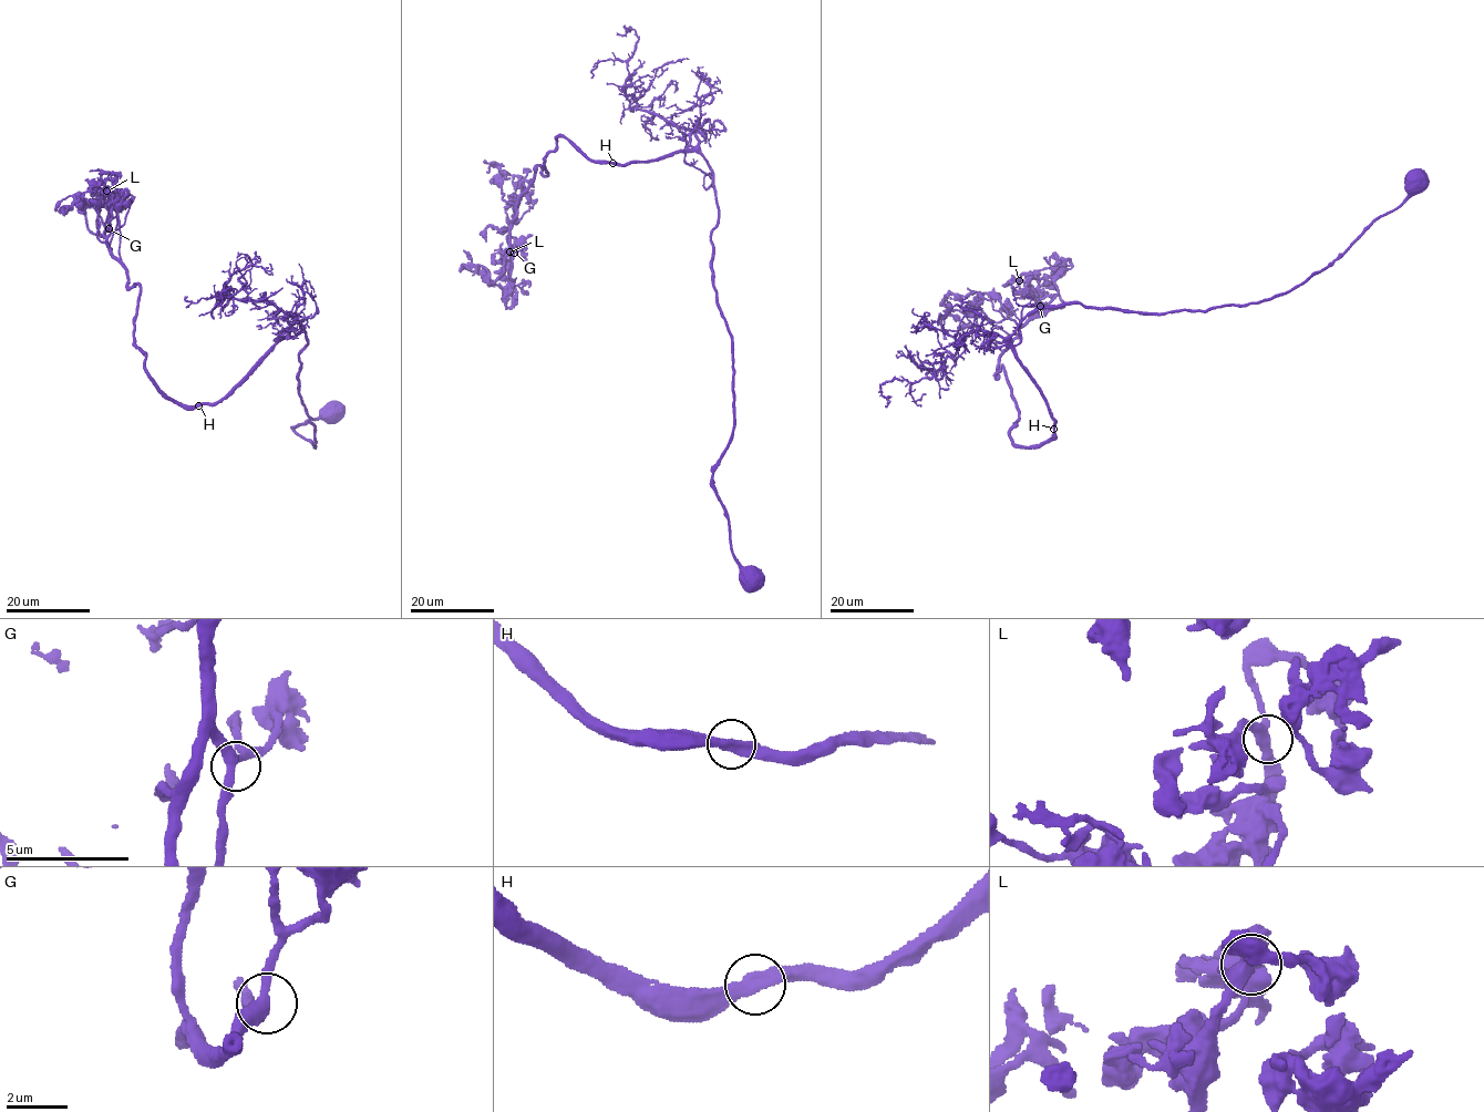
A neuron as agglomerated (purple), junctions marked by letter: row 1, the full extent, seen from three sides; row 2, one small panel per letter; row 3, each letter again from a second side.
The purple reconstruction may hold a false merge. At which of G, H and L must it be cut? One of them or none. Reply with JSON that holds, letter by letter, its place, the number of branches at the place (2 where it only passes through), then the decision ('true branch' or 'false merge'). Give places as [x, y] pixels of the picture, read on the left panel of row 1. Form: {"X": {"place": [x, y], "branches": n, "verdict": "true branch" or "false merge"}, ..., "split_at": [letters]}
{"G": {"place": [109, 228], "branches": 3, "verdict": "true branch"}, "H": {"place": [198, 405], "branches": 2, "verdict": "true branch"}, "L": {"place": [106, 191], "branches": 3, "verdict": "true branch"}, "split_at": []}

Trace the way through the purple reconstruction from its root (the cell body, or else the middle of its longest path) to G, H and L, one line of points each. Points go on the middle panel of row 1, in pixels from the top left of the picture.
G: (753, 576), (712, 480), (733, 345), (701, 154), (612, 164), (557, 136), (517, 204), (514, 253)
H: (753, 576), (732, 552), (712, 480), (732, 430), (733, 377), (712, 269), (714, 173), (688, 150), (612, 163)
L: (753, 576), (712, 480), (733, 345), (701, 154), (612, 164), (557, 136), (509, 251)

